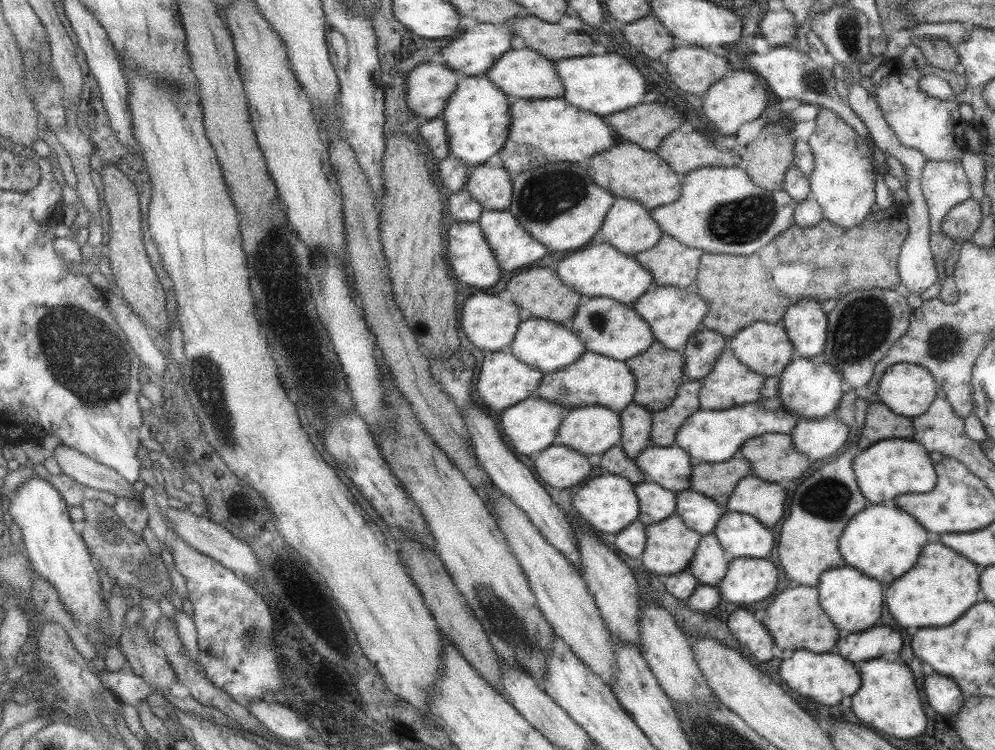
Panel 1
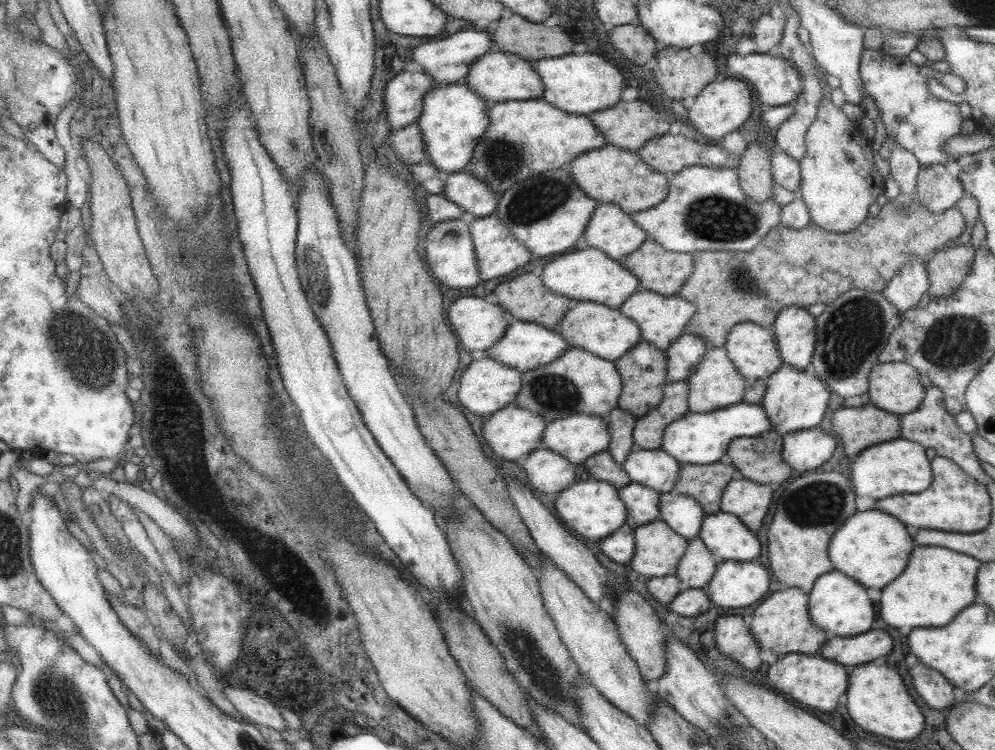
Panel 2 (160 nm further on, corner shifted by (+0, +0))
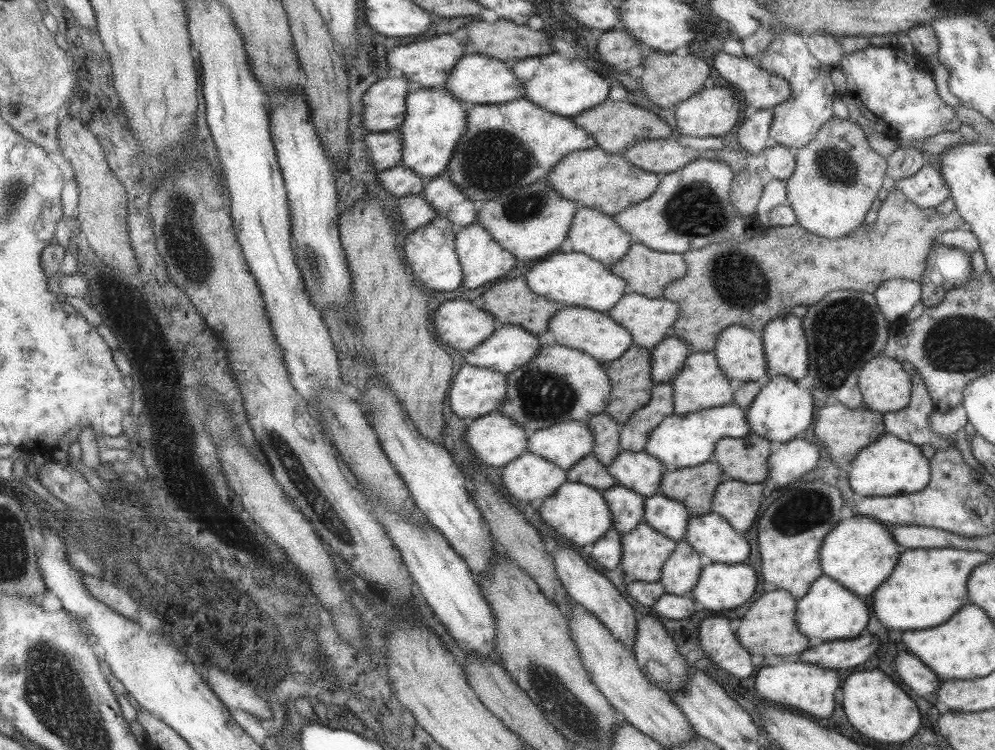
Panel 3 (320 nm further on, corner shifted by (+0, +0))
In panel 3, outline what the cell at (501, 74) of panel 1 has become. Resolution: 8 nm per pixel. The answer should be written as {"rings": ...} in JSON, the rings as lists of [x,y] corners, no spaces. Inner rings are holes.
{"rings":[[[468,52],[459,57],[449,71],[443,88],[465,105],[501,104],[523,96],[524,90],[511,72],[508,61]]]}

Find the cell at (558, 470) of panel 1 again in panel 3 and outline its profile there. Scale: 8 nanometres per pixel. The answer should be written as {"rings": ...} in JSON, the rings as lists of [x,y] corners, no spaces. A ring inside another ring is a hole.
{"rings":[[[523,452],[503,466],[501,486],[519,502],[542,502],[566,481],[566,471],[552,462]]]}

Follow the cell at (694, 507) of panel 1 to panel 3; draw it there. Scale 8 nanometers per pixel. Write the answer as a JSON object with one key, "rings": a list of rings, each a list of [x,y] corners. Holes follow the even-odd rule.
{"rings":[[[665,495],[644,498],[642,522],[676,543],[683,538],[687,517],[691,516],[683,504]]]}

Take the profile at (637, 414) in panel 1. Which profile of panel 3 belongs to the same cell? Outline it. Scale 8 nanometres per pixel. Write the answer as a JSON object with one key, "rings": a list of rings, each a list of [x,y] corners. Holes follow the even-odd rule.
{"rings":[[[603,412],[590,416],[587,421],[588,431],[592,434],[590,454],[597,462],[607,466],[619,453],[618,430],[621,424],[609,419]]]}

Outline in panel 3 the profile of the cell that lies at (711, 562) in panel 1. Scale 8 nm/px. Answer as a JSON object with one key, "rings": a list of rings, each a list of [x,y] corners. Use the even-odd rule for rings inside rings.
{"rings":[[[684,540],[676,543],[673,552],[660,568],[658,581],[662,584],[664,593],[675,596],[689,595],[703,563],[704,559]]]}

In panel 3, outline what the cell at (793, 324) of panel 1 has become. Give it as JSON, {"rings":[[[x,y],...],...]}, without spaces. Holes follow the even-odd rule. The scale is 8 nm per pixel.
{"rings":[[[786,315],[770,320],[759,332],[766,364],[766,374],[763,382],[772,376],[786,376],[791,380],[799,380],[807,374],[807,341],[803,338],[800,318],[795,315]]]}

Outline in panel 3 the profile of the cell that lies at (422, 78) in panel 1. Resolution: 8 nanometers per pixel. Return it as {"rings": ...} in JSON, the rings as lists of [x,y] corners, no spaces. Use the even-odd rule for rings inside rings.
{"rings":[[[393,74],[375,82],[363,93],[360,126],[368,132],[396,130],[405,116],[405,95],[411,88],[403,75]]]}

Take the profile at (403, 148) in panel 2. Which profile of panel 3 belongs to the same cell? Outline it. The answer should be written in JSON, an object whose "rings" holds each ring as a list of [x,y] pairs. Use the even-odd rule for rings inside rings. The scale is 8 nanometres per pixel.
{"rings":[[[398,129],[389,132],[368,132],[363,136],[369,163],[375,171],[398,166],[401,162],[401,139]]]}

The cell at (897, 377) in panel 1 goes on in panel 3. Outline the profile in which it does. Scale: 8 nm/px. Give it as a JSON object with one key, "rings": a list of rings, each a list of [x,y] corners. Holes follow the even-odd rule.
{"rings":[[[879,354],[860,368],[856,387],[866,408],[879,413],[901,410],[910,397],[910,375],[893,358]]]}

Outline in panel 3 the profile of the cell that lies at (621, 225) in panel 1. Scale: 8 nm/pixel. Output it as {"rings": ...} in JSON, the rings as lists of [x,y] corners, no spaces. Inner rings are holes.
{"rings":[[[586,207],[575,210],[566,239],[573,252],[608,265],[617,262],[631,244],[631,236],[623,232],[612,217]]]}

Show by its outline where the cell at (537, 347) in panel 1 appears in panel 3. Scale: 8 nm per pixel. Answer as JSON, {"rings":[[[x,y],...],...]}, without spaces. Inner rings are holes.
{"rings":[[[499,325],[482,343],[462,352],[463,362],[506,375],[534,357],[540,346],[536,335],[520,326]]]}

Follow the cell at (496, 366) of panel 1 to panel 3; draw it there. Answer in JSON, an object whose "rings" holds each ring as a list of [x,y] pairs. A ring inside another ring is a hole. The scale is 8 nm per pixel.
{"rings":[[[466,363],[457,370],[450,385],[447,398],[457,418],[489,414],[505,396],[505,374]]]}

